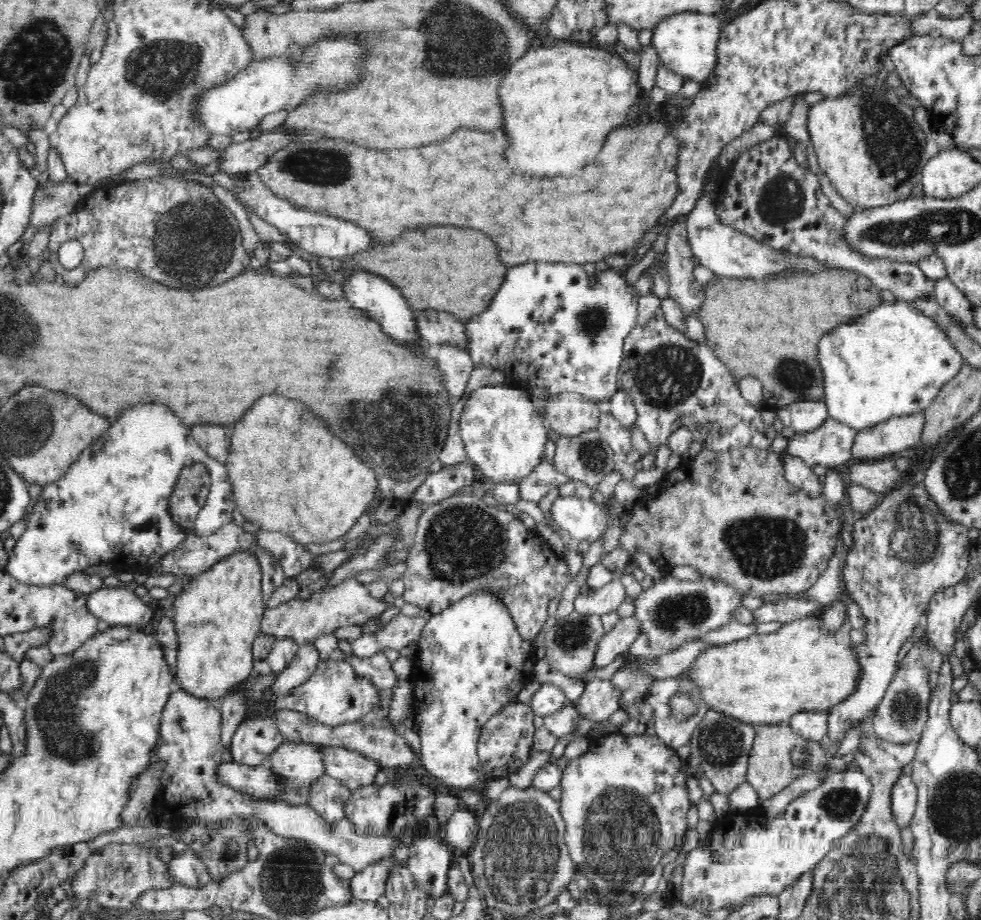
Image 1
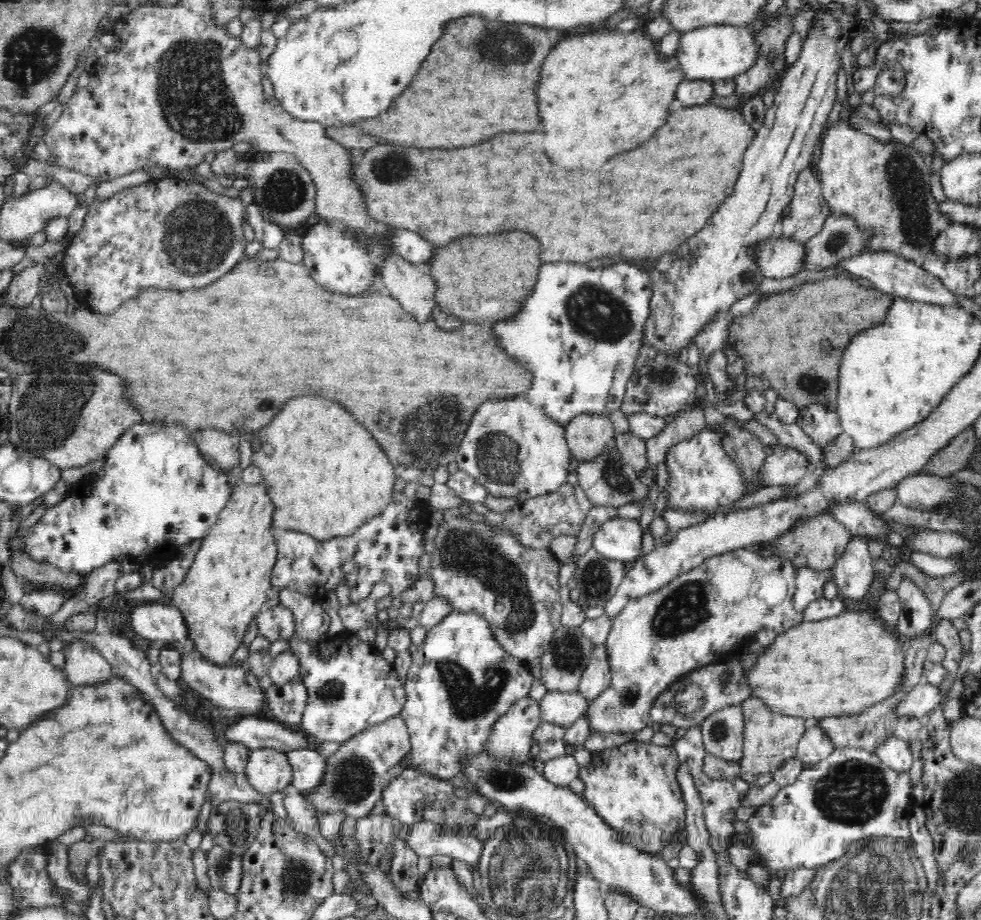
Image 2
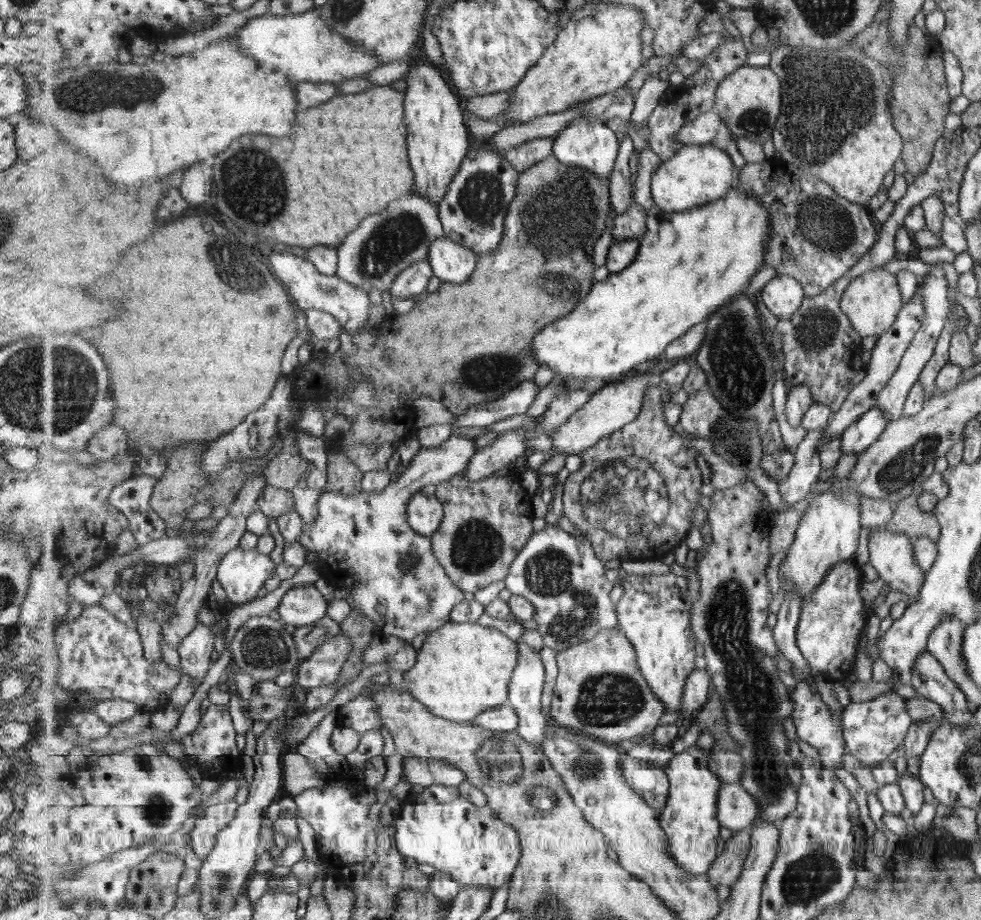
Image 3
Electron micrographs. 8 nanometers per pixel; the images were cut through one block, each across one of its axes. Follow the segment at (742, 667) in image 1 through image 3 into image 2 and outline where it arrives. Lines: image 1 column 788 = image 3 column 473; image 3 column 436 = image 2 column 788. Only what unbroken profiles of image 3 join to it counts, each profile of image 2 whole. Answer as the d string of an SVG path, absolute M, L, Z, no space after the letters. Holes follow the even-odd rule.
M864 611L859 612L842 612L832 618L826 618L820 622L808 622L804 620L798 626L792 626L790 630L778 634L775 640L769 644L762 654L758 655L757 662L754 666L748 667L749 682L752 688L752 696L760 698L770 709L777 714L786 714L798 718L804 718L808 721L828 717L853 716L860 715L866 710L872 709L878 704L884 703L888 698L895 696L903 688L906 675L906 657L904 656L904 642L900 641L900 634L896 628L887 626L884 619L878 614L868 614Z

